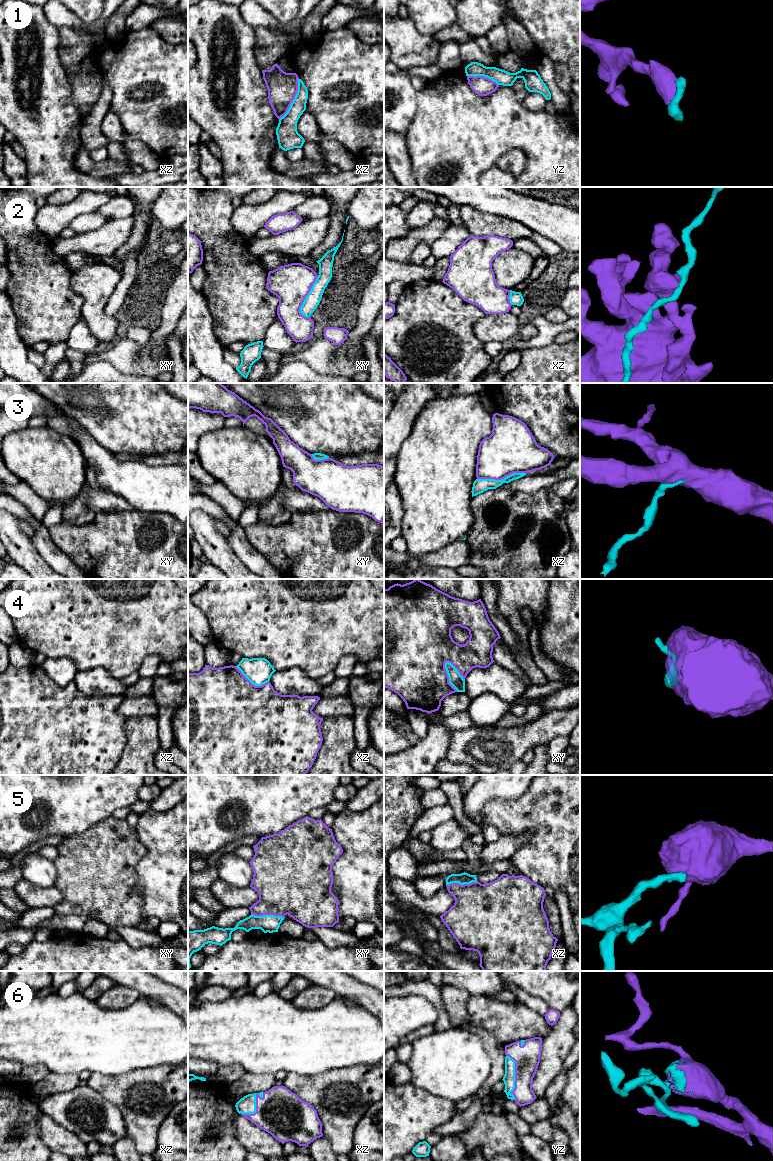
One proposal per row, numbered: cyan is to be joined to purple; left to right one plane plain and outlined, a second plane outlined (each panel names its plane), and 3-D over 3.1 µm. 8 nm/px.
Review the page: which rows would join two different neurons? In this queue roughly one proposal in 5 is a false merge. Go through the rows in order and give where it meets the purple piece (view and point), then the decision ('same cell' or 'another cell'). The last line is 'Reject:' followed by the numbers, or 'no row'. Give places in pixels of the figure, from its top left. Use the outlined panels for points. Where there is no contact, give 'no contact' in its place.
1: xz (294, 98) | same cell
2: xy (306, 295) | same cell
3: xz (501, 479) | same cell
4: xy (447, 676) | same cell
5: xy (267, 914) | another cell
6: yz (515, 1076) | same cell
Reject: 5

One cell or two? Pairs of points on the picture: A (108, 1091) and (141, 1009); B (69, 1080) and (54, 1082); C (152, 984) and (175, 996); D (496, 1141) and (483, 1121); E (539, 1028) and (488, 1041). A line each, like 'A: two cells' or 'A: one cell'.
A: two cells
B: one cell
C: one cell
D: one cell
E: two cells

